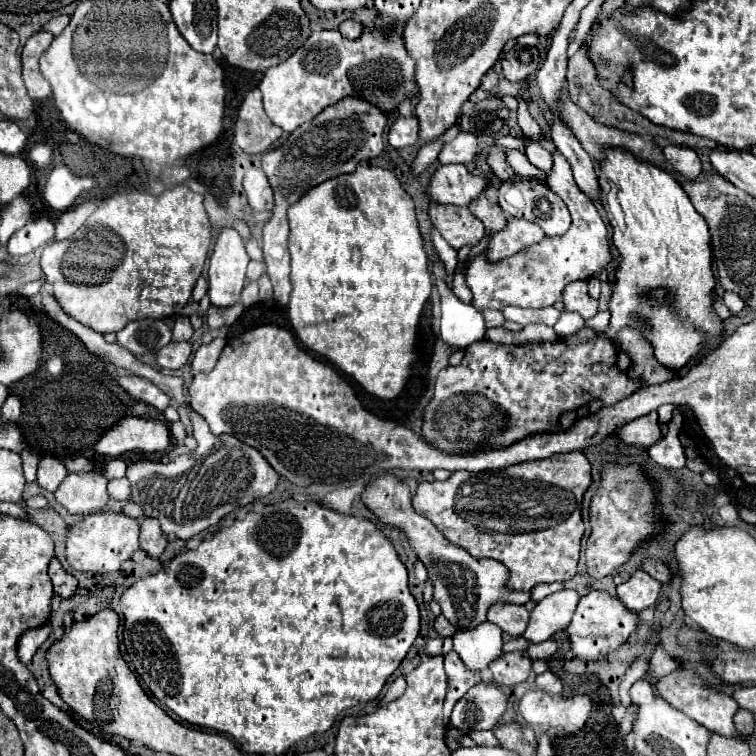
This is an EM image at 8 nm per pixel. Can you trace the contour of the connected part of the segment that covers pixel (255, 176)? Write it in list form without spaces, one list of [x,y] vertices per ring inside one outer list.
[[[254,168],[244,176],[244,190],[246,190],[248,202],[254,210],[272,210],[274,208],[272,188],[262,170]]]

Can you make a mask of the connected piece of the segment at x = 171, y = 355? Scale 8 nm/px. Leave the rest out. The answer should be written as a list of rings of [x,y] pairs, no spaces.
[[[170,342],[168,346],[156,352],[156,362],[164,370],[176,370],[188,362],[190,354],[192,354],[190,342]]]

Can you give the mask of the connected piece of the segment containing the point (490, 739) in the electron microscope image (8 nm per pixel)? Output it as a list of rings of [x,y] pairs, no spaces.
[[[486,730],[486,732],[472,732],[470,738],[472,738],[478,746],[500,746],[500,742],[496,740],[496,736],[494,736],[492,730]]]

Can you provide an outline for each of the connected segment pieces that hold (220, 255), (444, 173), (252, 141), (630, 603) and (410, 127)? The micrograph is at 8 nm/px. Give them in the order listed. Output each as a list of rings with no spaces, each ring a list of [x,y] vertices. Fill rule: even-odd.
[[[224,228],[216,240],[214,252],[210,256],[210,268],[208,268],[208,296],[210,296],[210,304],[216,308],[230,308],[234,304],[240,302],[240,292],[244,288],[246,282],[246,266],[248,266],[250,258],[242,246],[242,238],[234,228]]]
[[[446,164],[434,170],[424,194],[430,204],[468,206],[488,184],[486,178],[470,174],[462,164]]]
[[[250,90],[238,110],[238,120],[234,124],[234,142],[248,154],[262,154],[276,140],[280,140],[282,134],[284,132],[264,114],[260,90]]]
[[[638,570],[628,582],[618,586],[618,598],[630,612],[640,612],[652,608],[660,596],[662,584],[654,580],[648,572]]]
[[[398,116],[390,130],[388,130],[388,142],[394,148],[404,148],[404,146],[412,146],[418,140],[418,120],[414,116],[404,118]]]

